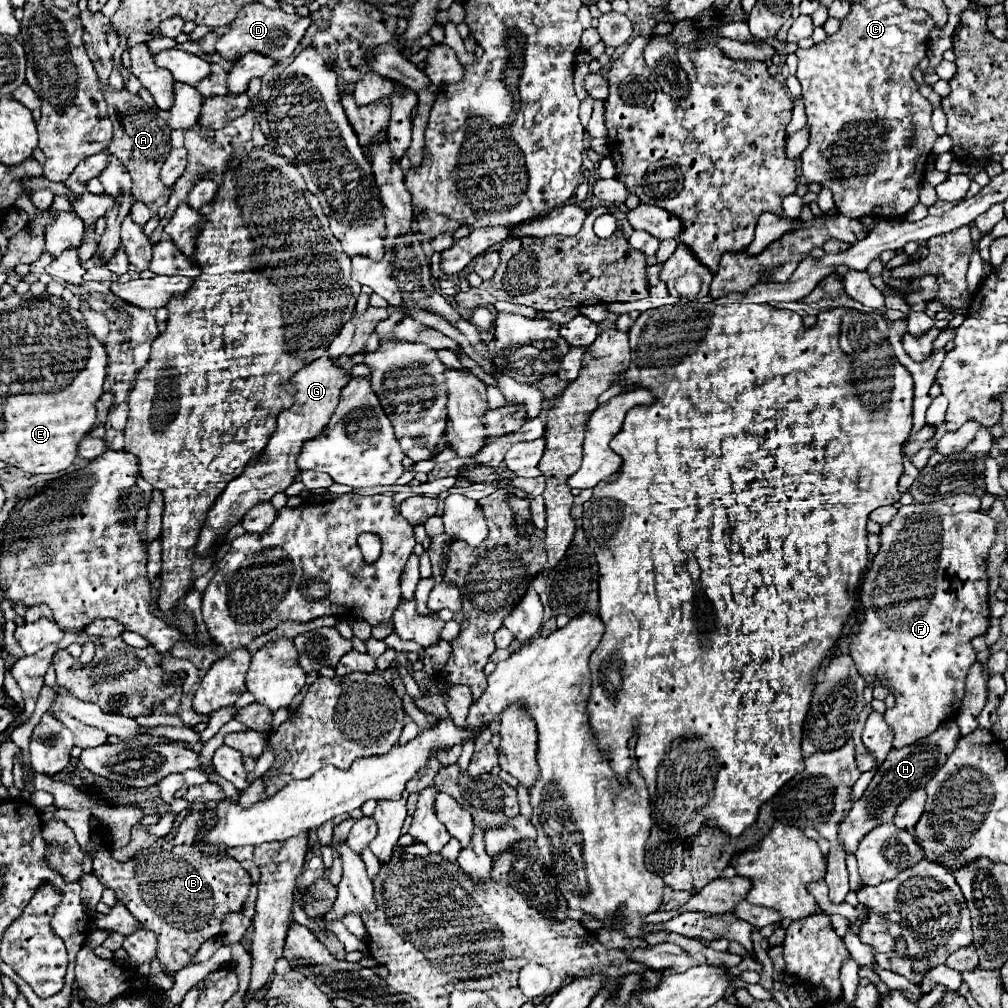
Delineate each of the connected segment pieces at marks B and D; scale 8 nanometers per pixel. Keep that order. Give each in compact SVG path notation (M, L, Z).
M192 809L180 823L174 839L154 843L126 863L116 861L106 845L102 845L92 865L100 883L116 893L116 899L128 907L142 927L156 933L158 961L172 979L182 967L194 963L206 939L220 935L220 921L228 911L242 911L250 887L250 875L236 859L202 853L196 845L198 827L200 813Z
M252 3L252 5L246 5L240 9L238 17L230 25L230 33L222 35L216 41L216 51L228 61L234 61L234 59L246 55L248 51L258 51L258 53L270 55L274 61L278 61L278 59L290 57L294 53L296 45L300 43L302 35L310 27L310 23L312 23L310 15L306 15L306 17L288 15L282 9L268 9L262 3Z

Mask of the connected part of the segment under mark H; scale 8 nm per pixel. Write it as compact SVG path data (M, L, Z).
M952 721L952 725L950 723L940 725L940 729L936 729L936 733L924 737L922 741L916 741L916 743L904 747L904 749L892 749L888 753L884 763L878 765L878 769L874 773L874 779L866 787L864 795L854 803L848 817L840 825L840 839L842 839L844 849L848 853L854 853L858 849L860 839L866 833L870 833L874 827L878 827L882 823L890 823L894 819L898 805L912 791L924 787L928 783L928 779L936 773L936 769L940 769L940 765L944 765L948 755L954 751L954 745L956 745L958 737L960 737L958 725Z

